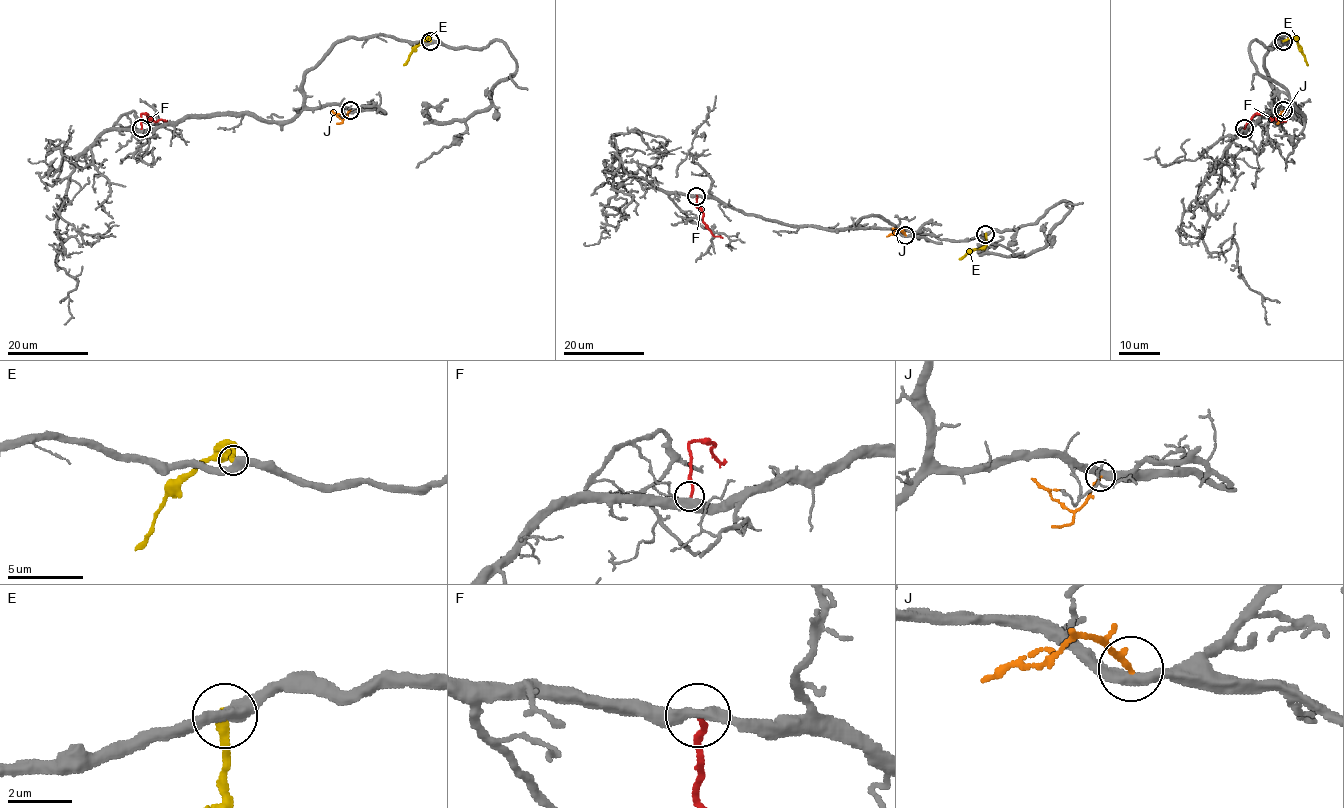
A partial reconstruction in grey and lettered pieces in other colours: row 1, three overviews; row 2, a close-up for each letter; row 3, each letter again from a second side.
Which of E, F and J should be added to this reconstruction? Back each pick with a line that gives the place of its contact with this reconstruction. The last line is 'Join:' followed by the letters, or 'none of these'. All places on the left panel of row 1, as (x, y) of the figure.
J: Touches grey at (350, 110)
Join: J

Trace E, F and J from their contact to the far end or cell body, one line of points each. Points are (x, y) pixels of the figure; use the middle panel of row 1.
E: (985, 234), (984, 245), (959, 259)
F: (697, 195), (706, 227), (714, 236), (722, 238)
J: (905, 235), (898, 231), (887, 236)

